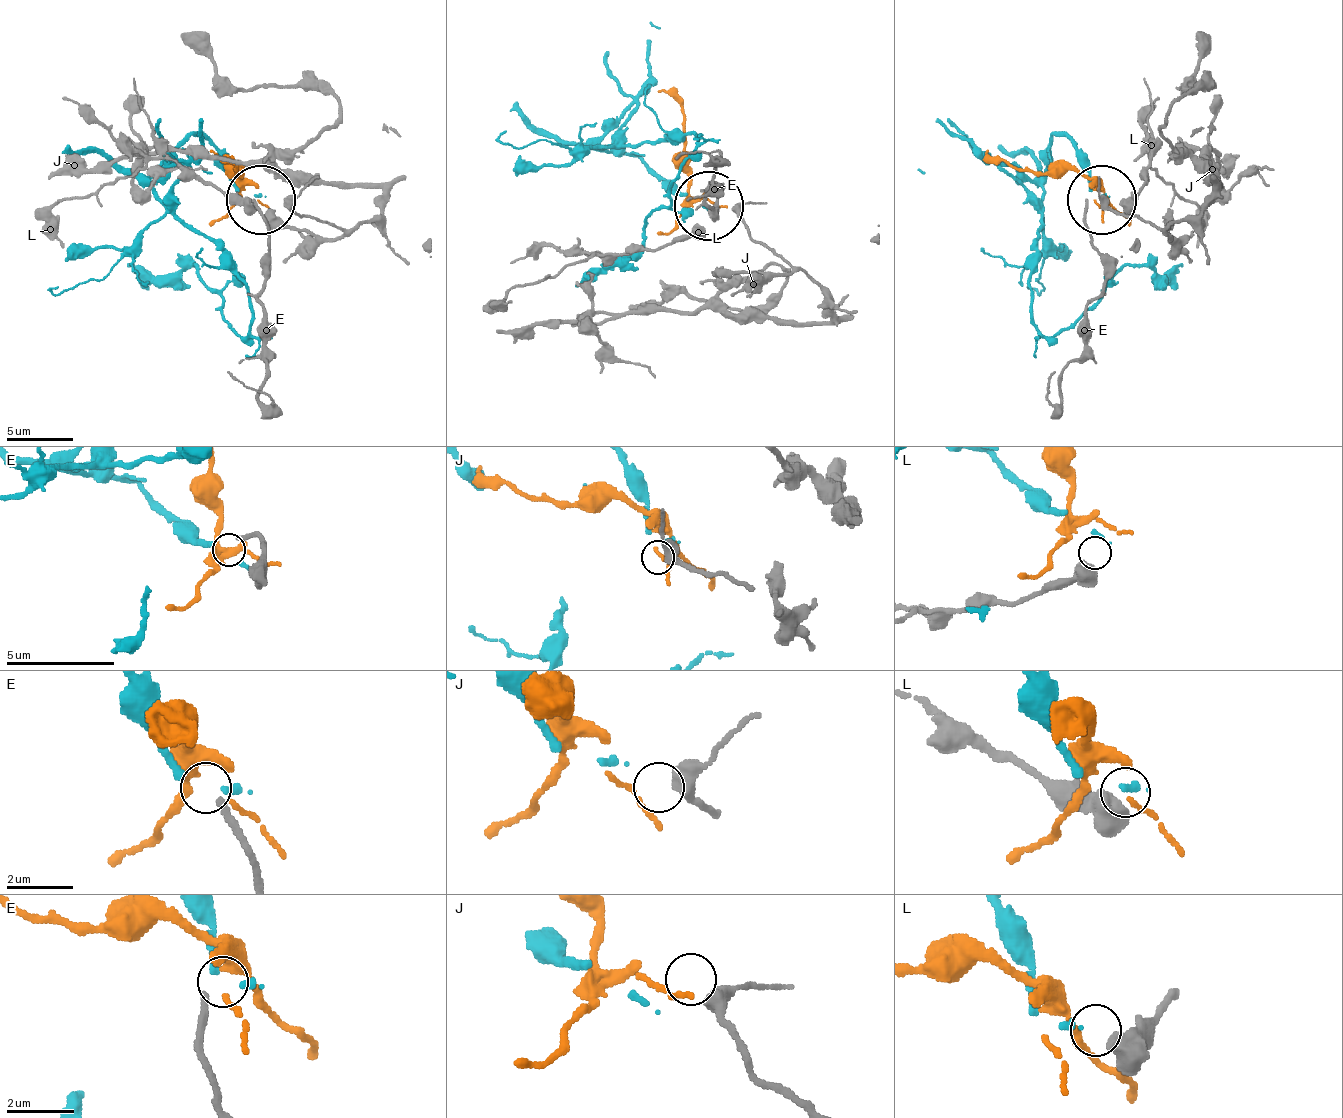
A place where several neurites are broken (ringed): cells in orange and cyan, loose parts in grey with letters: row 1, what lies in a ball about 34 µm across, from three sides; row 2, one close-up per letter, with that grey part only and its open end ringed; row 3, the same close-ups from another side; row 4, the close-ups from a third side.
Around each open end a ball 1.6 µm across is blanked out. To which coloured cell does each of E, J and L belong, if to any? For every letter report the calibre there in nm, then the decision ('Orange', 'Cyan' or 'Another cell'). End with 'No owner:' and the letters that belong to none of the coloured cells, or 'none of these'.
E: Thickness 220 nm. Orange
J: Thickness 440 nm. Another cell
L: Thickness 420 nm. Cyan
No owner: J

